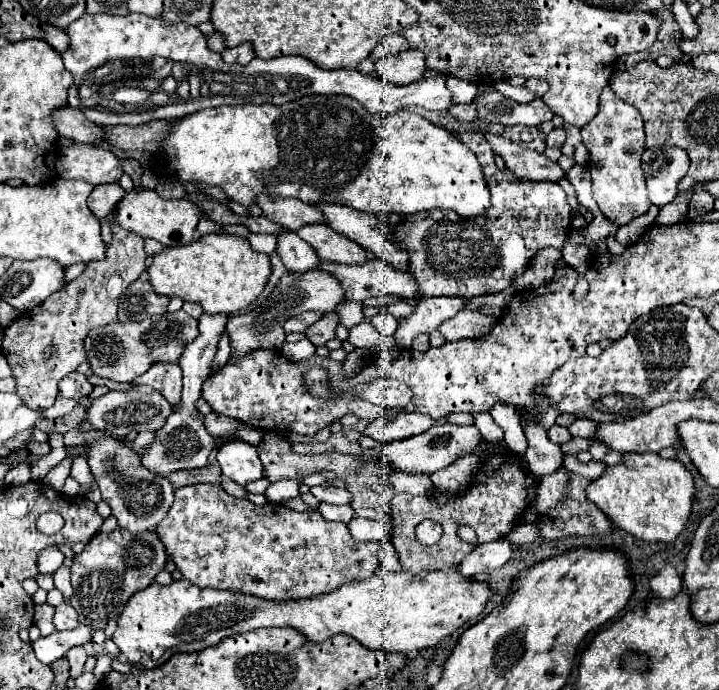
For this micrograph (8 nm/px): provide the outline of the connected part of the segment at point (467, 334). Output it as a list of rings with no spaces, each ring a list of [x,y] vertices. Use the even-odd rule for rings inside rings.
[[[461,309],[455,317],[441,323],[439,331],[447,341],[461,341],[483,337],[483,333],[489,333],[489,329],[493,329],[493,325],[495,317],[487,317],[471,309]]]

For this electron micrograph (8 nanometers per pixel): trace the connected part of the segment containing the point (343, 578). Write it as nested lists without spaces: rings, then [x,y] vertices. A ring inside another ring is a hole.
[[[189,485],[175,489],[175,503],[171,505],[165,521],[157,527],[161,541],[167,547],[167,555],[175,561],[177,569],[187,581],[205,589],[229,589],[253,593],[263,599],[305,599],[321,593],[329,593],[339,585],[357,579],[367,579],[379,567],[377,551],[379,541],[365,543],[355,541],[343,523],[329,523],[319,511],[299,513],[279,503],[253,505],[247,499],[231,497],[221,485]]]

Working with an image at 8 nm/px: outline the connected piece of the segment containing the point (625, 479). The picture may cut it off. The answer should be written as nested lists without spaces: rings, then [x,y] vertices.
[[[625,453],[621,463],[607,467],[601,477],[587,485],[585,493],[613,525],[633,537],[643,541],[673,541],[691,515],[695,485],[691,473],[677,459],[663,459],[657,453]]]

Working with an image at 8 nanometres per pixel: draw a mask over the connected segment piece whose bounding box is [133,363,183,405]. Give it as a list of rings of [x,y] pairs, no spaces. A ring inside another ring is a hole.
[[[157,363],[145,375],[133,381],[135,385],[149,385],[159,391],[169,403],[181,403],[181,367],[177,363]]]

